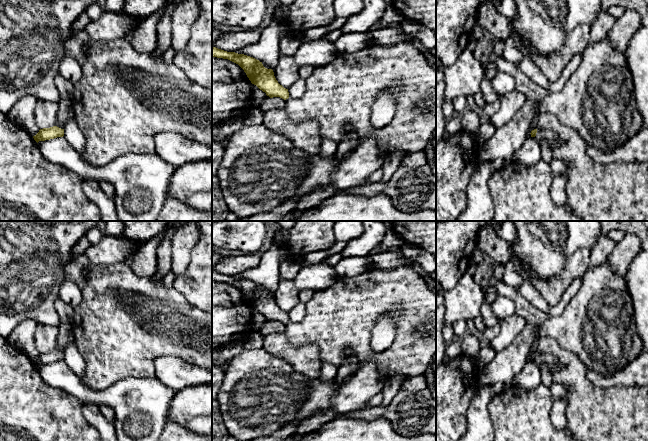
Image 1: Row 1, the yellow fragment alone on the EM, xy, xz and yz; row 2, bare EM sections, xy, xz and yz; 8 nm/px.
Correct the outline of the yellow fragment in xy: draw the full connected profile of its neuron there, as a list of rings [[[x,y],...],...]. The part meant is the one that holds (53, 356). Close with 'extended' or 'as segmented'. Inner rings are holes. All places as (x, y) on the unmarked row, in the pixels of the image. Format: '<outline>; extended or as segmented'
[[[53,350],[50,352],[40,353],[39,356],[35,360],[33,360],[33,362],[38,367],[39,365],[50,364],[63,360],[64,360],[64,353],[61,353],[57,350]]]; as segmented

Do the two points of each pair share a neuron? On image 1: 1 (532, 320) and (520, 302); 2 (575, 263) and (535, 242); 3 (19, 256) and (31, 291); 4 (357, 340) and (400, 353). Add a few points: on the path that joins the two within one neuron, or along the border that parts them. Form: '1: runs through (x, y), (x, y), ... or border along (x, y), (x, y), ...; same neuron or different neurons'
1: runs through (532, 316), (523, 306); same neuron
2: border along (587, 247), (570, 254), (564, 269), (553, 278); different neurons
3: runs through (19, 265), (19, 279), (22, 282); same neuron
4: runs through (373, 314), (381, 306), (404, 306), (407, 327); same neuron

